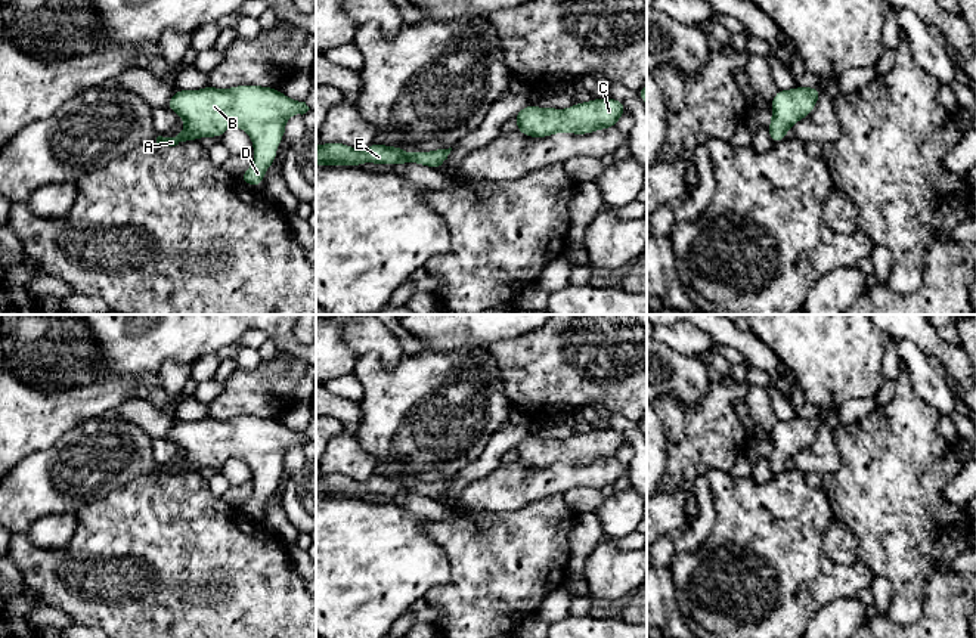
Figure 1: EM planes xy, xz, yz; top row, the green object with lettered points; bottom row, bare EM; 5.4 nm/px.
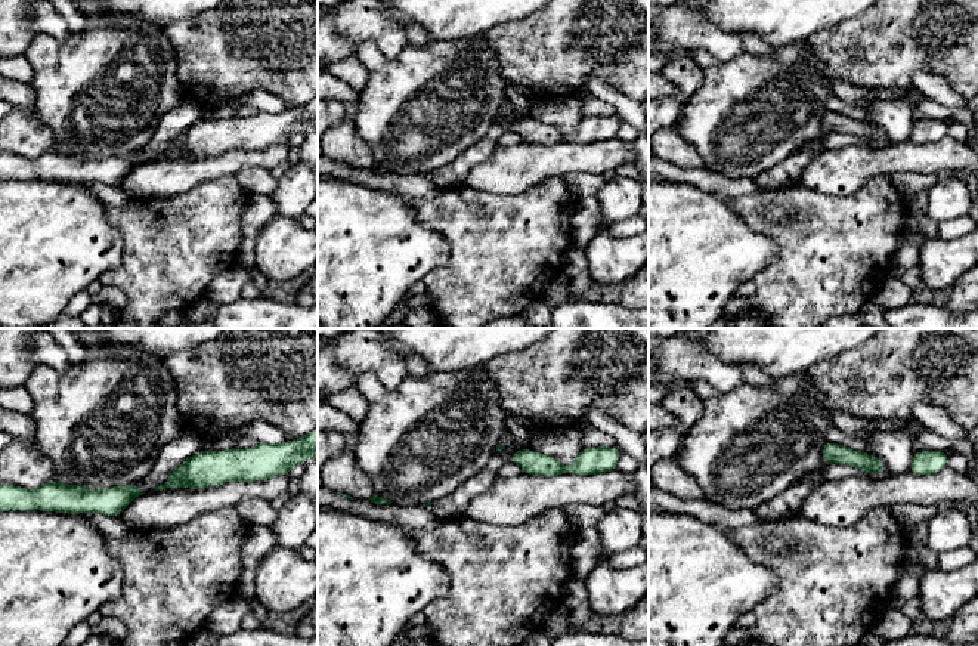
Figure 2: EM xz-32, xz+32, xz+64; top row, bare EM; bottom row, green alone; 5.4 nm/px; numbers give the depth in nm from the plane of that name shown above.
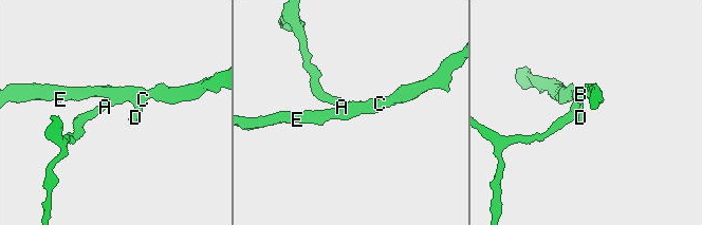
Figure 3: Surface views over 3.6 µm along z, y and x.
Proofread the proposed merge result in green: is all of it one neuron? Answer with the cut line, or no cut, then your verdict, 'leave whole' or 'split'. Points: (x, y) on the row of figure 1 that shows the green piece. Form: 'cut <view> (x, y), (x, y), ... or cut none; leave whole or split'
cut none; leave whole

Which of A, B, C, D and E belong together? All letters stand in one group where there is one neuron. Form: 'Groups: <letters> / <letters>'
Groups: A B C D E

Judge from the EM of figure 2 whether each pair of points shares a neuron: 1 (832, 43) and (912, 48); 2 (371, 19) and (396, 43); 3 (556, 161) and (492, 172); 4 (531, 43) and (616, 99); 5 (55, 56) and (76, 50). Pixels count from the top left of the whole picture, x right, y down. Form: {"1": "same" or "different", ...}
{"1": "same", "2": "same", "3": "same", "4": "different", "5": "same"}

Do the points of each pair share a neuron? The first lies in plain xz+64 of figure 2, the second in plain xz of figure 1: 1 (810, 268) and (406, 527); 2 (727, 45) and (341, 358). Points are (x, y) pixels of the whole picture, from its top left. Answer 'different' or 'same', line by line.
1: different
2: different

